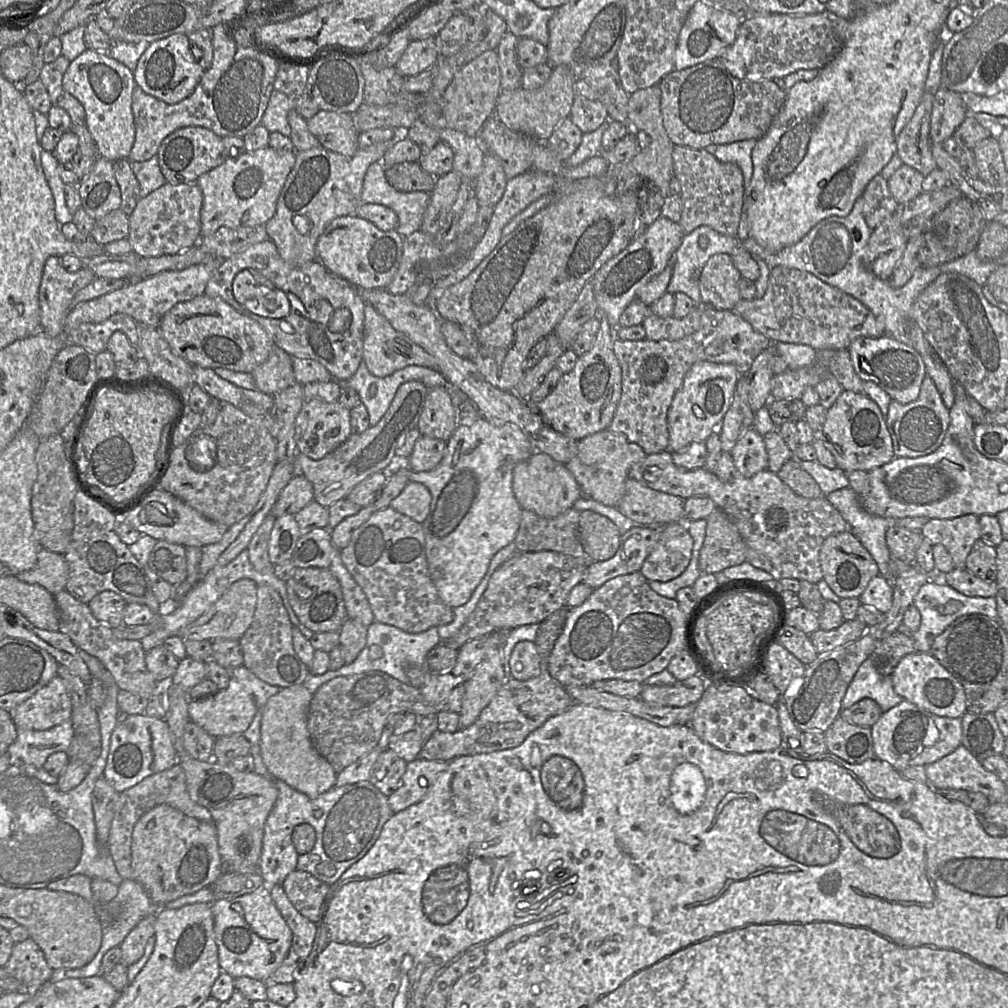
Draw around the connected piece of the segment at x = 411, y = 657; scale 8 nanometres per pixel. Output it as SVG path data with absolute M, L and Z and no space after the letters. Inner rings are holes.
M374 622L367 627L367 643L363 648L356 660L350 664L345 664L338 670L328 670L322 675L312 675L310 672L302 685L310 692L314 693L321 685L336 678L346 677L356 674L361 674L369 671L380 671L388 674L389 676L399 680L402 683L409 685L409 679L406 675L406 669L408 666L416 666L421 668L426 667L427 654L441 643L441 639L438 633L438 627L432 627L424 632L412 634L405 632L395 626L383 624L380 622ZM371 646L379 646L382 649L383 656L378 660L370 660L369 648Z

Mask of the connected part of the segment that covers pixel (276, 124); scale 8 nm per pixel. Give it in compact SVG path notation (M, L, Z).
M273 89L260 124L270 133L280 132L284 136L290 137L291 128L287 115L291 109L297 108L299 98L300 97L287 96Z

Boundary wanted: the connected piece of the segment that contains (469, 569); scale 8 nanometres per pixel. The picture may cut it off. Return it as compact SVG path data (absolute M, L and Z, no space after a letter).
M481 416L473 422L458 423L453 434L447 441L446 452L443 459L441 460L439 465L434 469L424 472L413 472L408 468L407 465L403 465L404 463L407 463L407 459L395 456L392 462L382 472L386 475L393 475L394 473L397 472L405 472L408 476L409 482L421 483L429 489L432 498L430 504L430 510L428 516L422 523L425 538L425 553L426 553L427 567L429 576L436 587L436 590L438 592L441 601L451 609L460 607L469 601L474 590L476 589L476 587L486 574L492 557L500 549L502 549L503 547L507 546L510 543L513 543L519 528L522 509L519 503L517 502L512 490L512 471L518 463L528 459L534 452L535 451L529 439L517 426L510 423L494 423Z

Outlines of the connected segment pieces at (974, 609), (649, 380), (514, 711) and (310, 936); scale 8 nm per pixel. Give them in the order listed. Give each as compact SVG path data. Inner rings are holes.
M931 579L922 586L914 597L912 605L919 611L921 623L918 630L910 633L910 635L915 641L916 651L921 653L930 652L935 638L960 616L981 614L992 620L998 619L995 597L969 597L945 584L940 579Z
M704 306L700 328L680 340L613 341L613 352L622 372L621 397L607 430L622 434L639 445L646 455L669 450L667 413L673 397L681 387L686 373L700 361L733 364L739 375L745 376L755 358L772 341L731 310Z
M563 607L539 624L535 640L541 658L541 670L538 676L527 681L508 679L472 725L453 733L434 732L424 743L419 757L424 760L452 761L461 756L515 748L549 718L567 710L573 704L573 699L567 689L549 674L547 659L563 630L568 612L569 608Z
M281 885L269 886L269 890L273 902L292 932L292 943L283 963L264 982L266 985L293 984L312 950L318 930L317 923L308 920L295 909Z

